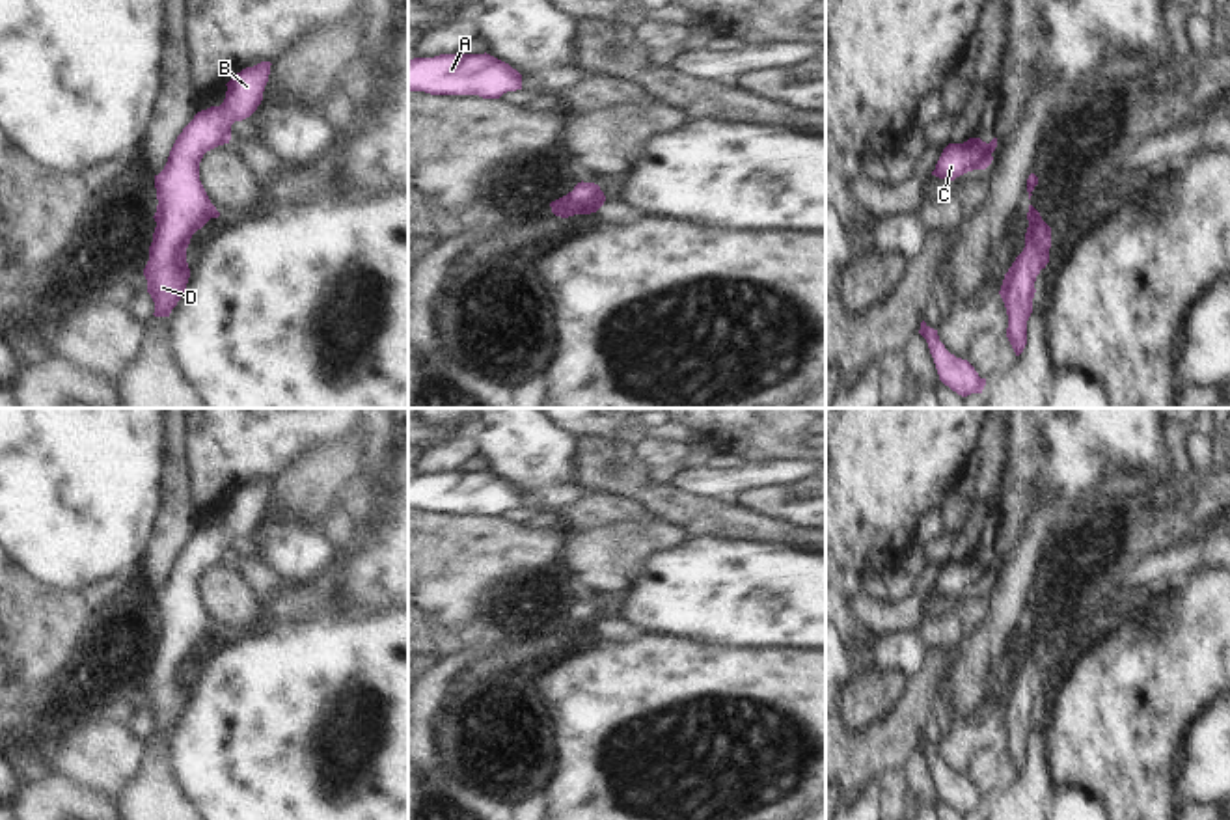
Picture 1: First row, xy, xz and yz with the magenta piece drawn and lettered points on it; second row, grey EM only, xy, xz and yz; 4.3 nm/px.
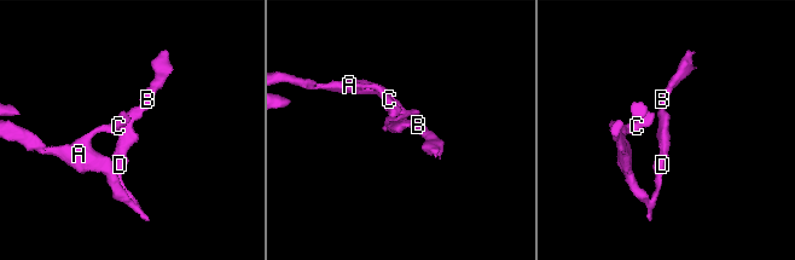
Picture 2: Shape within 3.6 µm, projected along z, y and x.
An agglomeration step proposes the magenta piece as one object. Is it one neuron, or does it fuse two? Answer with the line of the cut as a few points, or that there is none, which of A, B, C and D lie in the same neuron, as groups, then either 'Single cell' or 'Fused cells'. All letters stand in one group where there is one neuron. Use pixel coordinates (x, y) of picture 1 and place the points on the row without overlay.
No split. Groups: A B C D. Single cell

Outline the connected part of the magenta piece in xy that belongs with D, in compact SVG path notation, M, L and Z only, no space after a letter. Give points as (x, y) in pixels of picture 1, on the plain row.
M261 479L237 490L226 501L224 520L194 533L177 554L164 587L155 593L157 645L144 686L155 734L170 734L186 706L190 695L186 665L192 652L211 636L220 634L199 598L199 580L207 568L229 561L235 539L257 527L270 483Z

